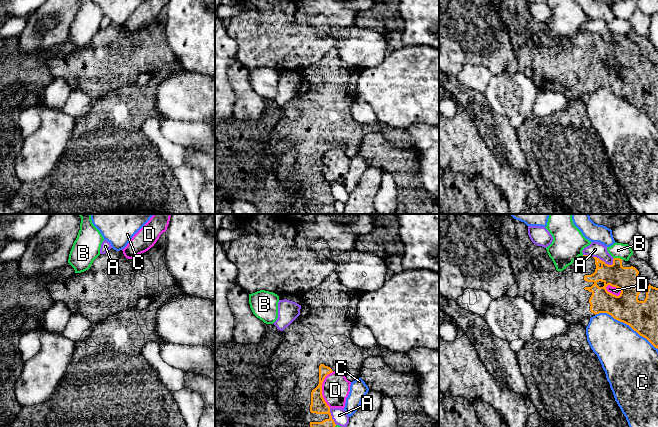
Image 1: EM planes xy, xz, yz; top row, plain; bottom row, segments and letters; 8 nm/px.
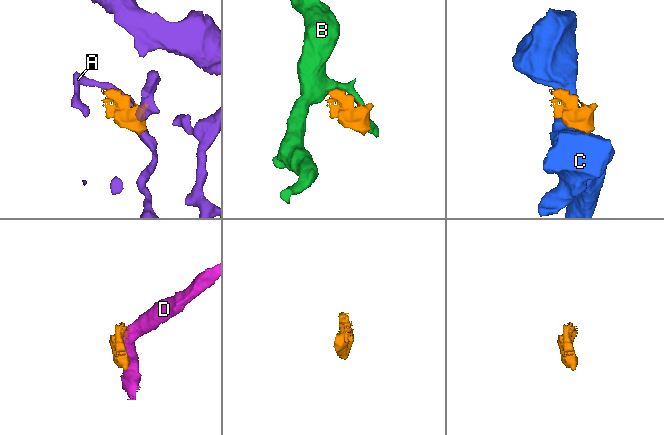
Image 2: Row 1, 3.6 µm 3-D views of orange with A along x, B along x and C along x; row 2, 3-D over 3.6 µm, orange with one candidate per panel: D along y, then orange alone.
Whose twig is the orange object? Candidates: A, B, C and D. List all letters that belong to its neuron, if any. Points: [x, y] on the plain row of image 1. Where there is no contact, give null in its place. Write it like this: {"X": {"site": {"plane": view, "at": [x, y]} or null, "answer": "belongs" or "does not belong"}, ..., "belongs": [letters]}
{"A": {"site": {"plane": "yz", "at": [603, 37]}, "answer": "does not belong"}, "B": {"site": {"plane": "yz", "at": [618, 34]}, "answer": "does not belong"}, "C": {"site": {"plane": "yz", "at": [626, 99]}, "answer": "does not belong"}, "D": {"site": {"plane": "xz", "at": [321, 165]}, "answer": "does not belong"}, "belongs": []}

